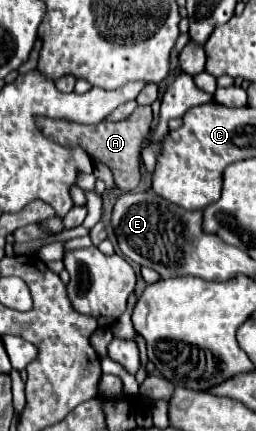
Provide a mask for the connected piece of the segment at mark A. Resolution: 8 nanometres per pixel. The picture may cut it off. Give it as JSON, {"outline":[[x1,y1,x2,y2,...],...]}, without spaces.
{"outline":[[137,107,127,119,123,121,101,121,99,125,93,127,85,127,85,125,77,125,77,123,63,123,63,121,51,121,43,117,41,129,45,131,45,135,51,135,51,139,55,139,57,143,71,143,71,145,83,145,91,159,95,163,105,163,111,167,113,177,115,177,115,185,123,191,135,191,141,179,139,173,139,159,141,159,141,143,145,139,145,135,151,129,151,121,153,121,153,111,151,107]]}

